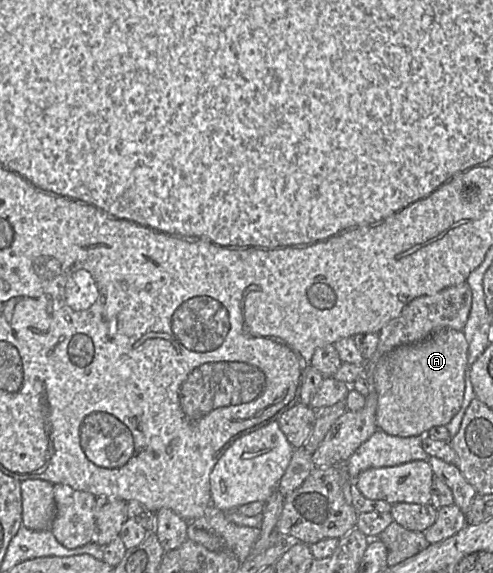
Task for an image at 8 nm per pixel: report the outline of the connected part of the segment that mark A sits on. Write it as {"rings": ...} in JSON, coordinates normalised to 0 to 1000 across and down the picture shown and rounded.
{"rings":[[[895,576],[864,593],[809,604],[781,618],[757,649],[767,691],[763,742],[795,761],[860,761],[874,747],[905,743],[931,719],[943,682],[949,599],[935,578]]]}

